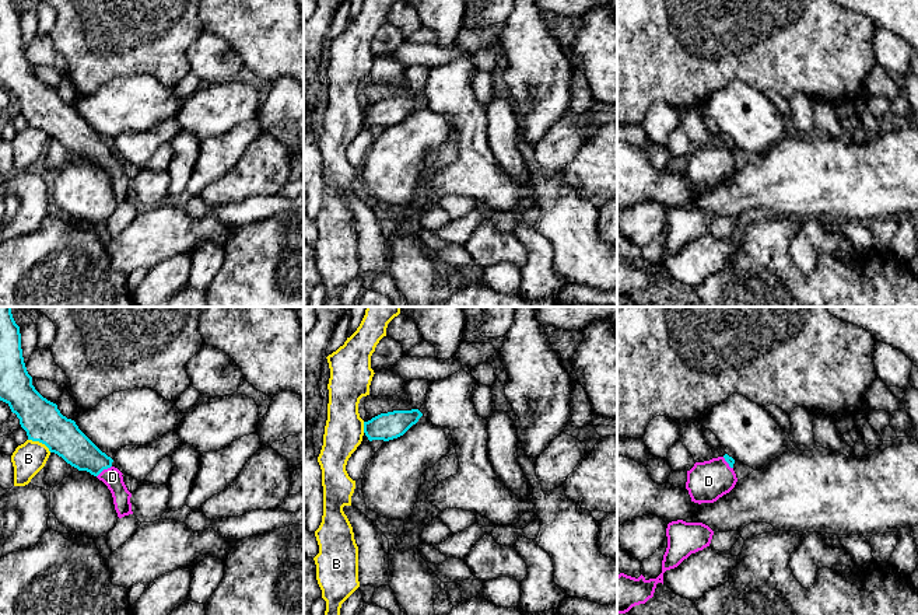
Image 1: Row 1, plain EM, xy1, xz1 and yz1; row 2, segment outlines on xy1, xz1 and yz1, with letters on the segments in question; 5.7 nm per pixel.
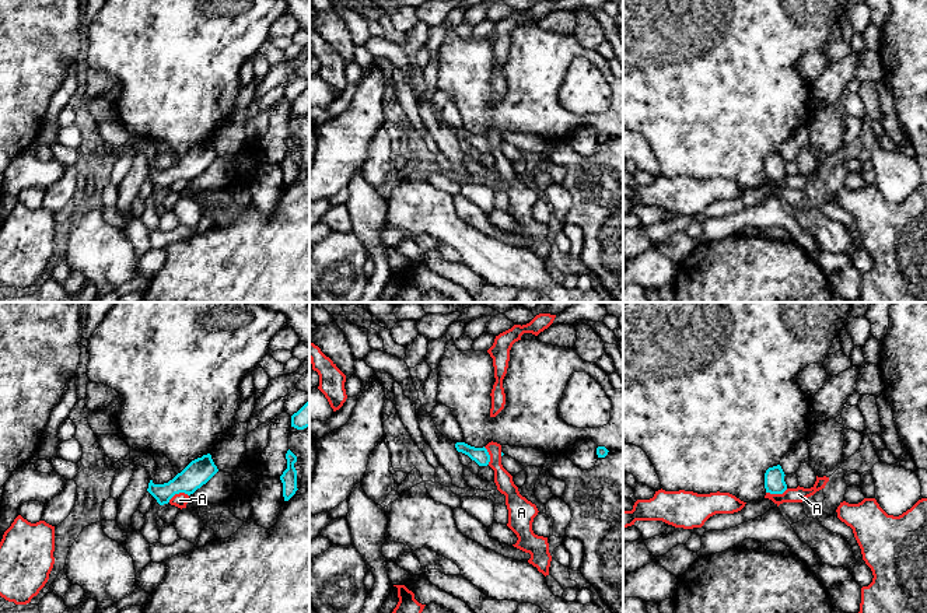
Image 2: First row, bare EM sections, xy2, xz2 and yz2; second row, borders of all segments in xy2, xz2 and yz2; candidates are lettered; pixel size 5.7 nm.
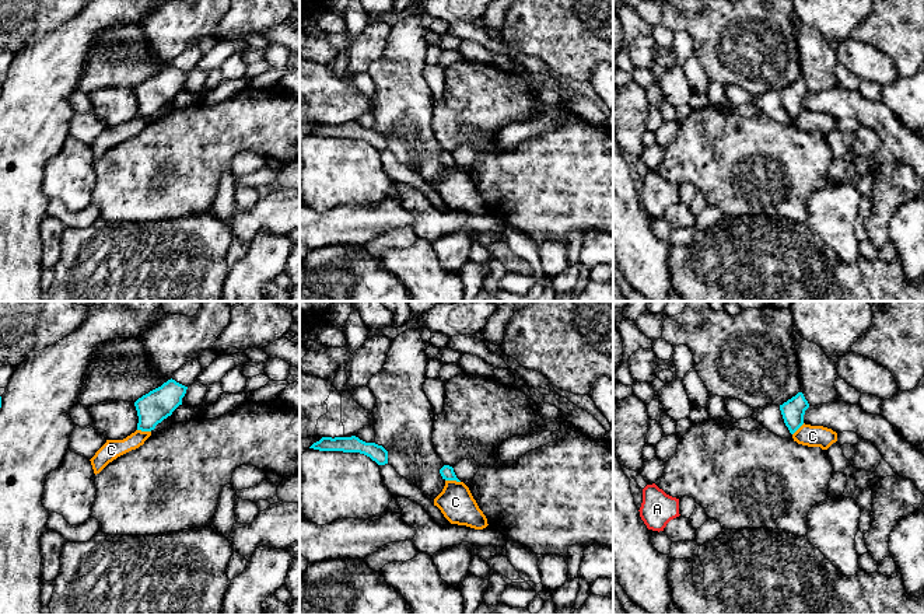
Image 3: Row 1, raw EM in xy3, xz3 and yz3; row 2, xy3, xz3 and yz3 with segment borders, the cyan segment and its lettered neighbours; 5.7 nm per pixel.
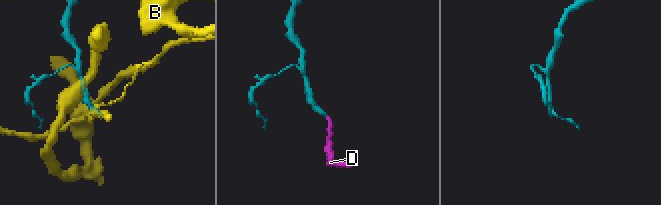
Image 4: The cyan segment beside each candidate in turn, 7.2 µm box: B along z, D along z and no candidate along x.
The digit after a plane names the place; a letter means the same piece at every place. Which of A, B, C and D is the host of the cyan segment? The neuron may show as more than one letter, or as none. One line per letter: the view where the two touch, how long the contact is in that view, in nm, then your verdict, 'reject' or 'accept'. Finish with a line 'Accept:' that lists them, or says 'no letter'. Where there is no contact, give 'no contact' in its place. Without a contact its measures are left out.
A: contact in xy2; length 130 nm; reject
B: contact in xy1; length 150 nm; reject
C: contact in xz3; length 90 nm; reject
D: contact in xy1; length 110 nm; accept
Accept: D

